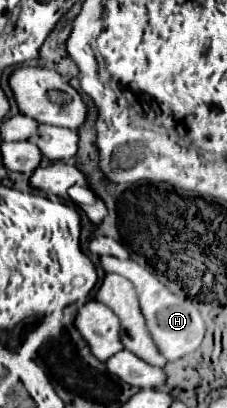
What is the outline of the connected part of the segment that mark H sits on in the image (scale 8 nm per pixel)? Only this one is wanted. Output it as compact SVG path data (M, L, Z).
M103 256L101 266L107 272L117 272L133 282L133 286L139 294L141 312L147 320L147 330L149 330L151 338L155 340L157 348L161 350L161 354L169 362L175 362L175 360L179 360L179 358L183 358L189 352L199 348L203 334L205 334L205 320L203 320L201 312L189 300L183 300L177 294L173 294L153 272L149 272L147 268L143 268L135 260L119 260L115 256Z

